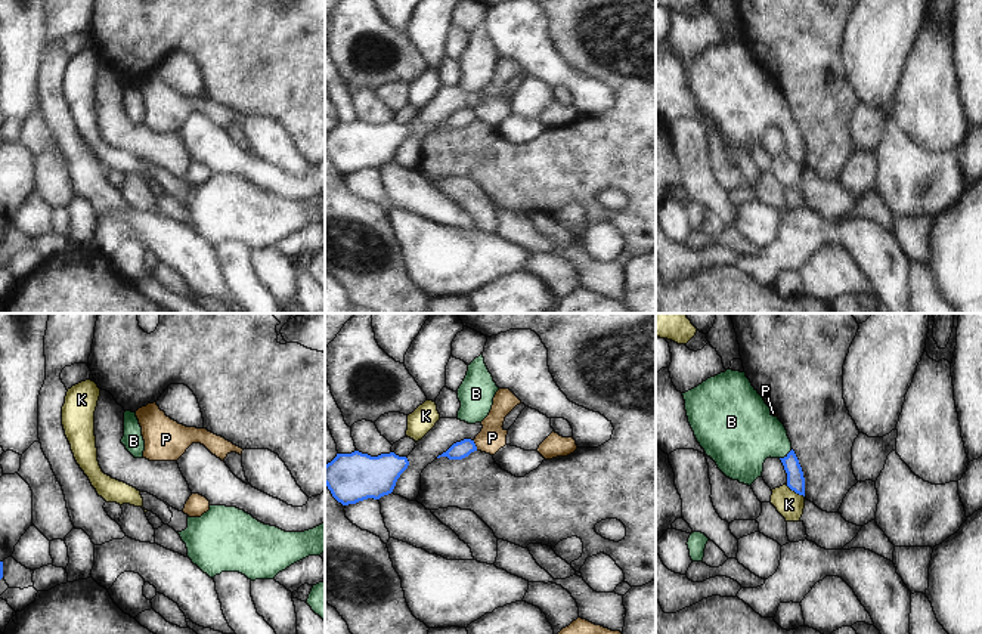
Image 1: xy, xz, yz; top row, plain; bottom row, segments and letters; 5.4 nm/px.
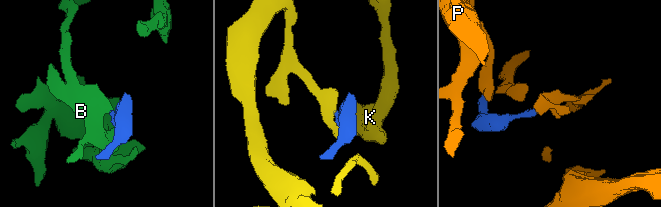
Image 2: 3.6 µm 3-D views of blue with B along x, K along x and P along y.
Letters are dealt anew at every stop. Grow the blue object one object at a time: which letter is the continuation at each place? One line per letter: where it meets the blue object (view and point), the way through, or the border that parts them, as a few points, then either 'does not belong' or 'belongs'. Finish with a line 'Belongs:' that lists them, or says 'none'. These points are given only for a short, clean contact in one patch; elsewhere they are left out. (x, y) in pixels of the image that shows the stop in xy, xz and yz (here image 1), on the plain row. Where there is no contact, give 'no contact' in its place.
B: yz (787, 123) | across yz (795, 145), (787, 123), (764, 104), (746, 104) | belongs
K: yz (795, 160) | along yz (786, 154), (804, 166) | does not belong
P: xz (474, 114) | along xz (473, 110), (477, 118) | does not belong
Belongs: B

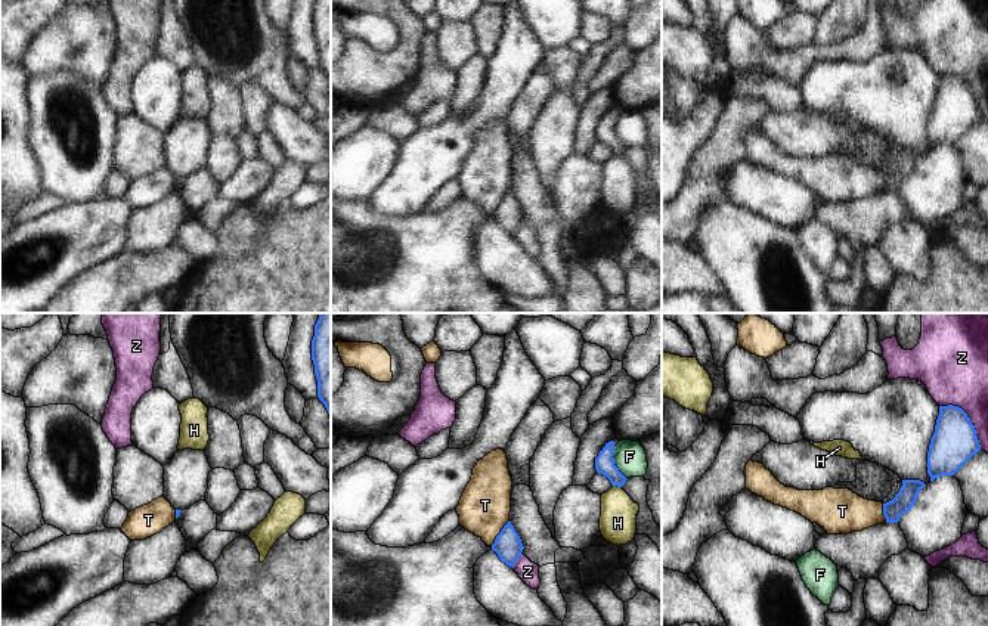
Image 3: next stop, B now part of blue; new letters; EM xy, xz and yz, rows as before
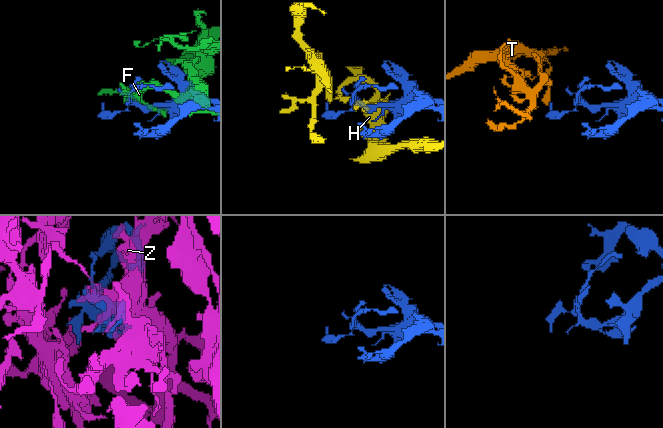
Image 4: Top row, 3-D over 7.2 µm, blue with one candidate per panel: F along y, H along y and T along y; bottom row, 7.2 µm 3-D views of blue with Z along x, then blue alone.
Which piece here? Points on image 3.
F: xz (613, 132) | does not belong
H: xz (618, 155) | does not belong
T: xz (499, 203) | along xz (508, 189), (491, 214) | does not belong
Z: yz (969, 87) | does not belong
Belongs: none

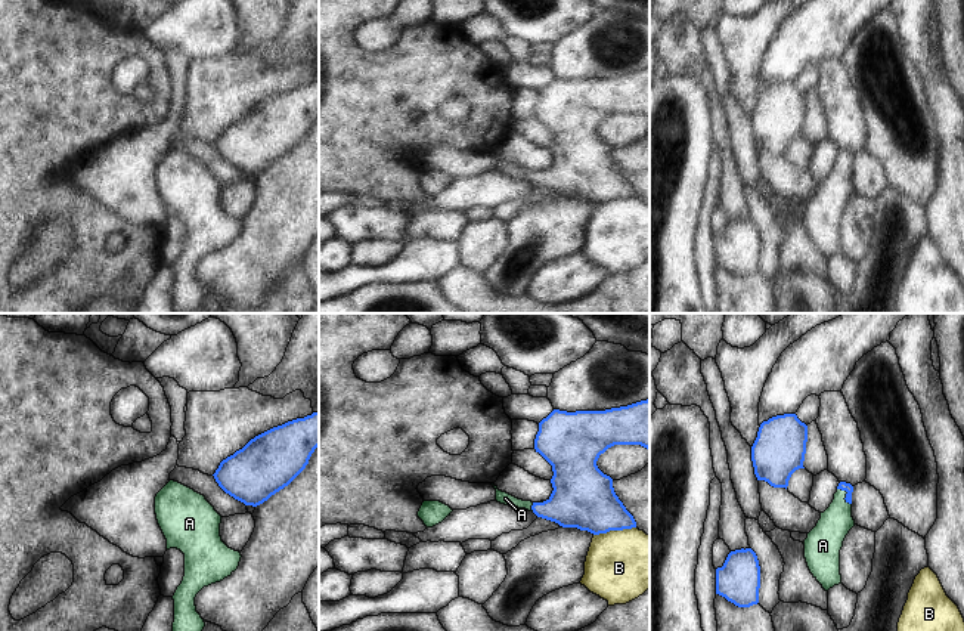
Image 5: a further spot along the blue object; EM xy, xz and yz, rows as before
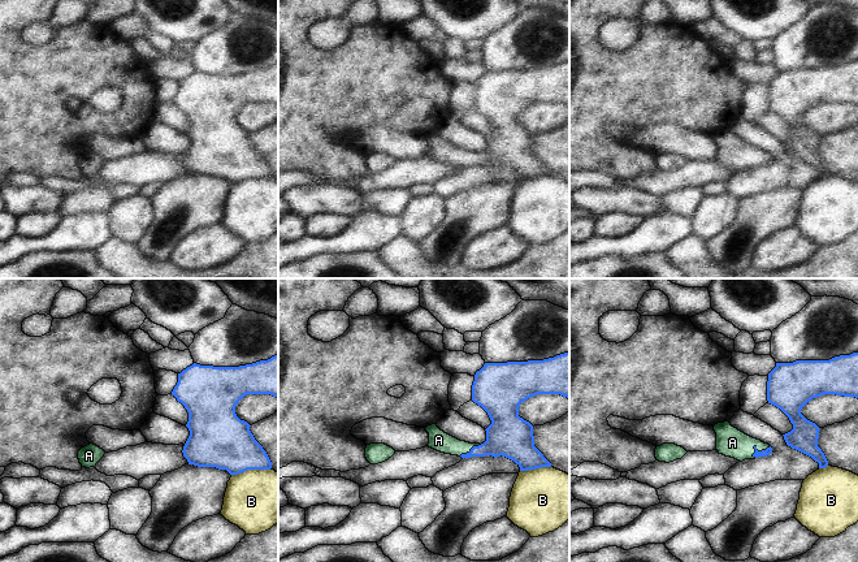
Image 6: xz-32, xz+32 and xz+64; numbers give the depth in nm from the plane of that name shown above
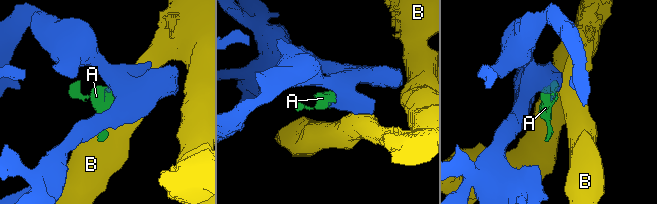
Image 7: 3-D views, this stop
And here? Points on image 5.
A: yz (846, 163) | across yz (845, 155), (846, 163), (836, 191) | belongs
B: xz (614, 198) | along xz (635, 195), (594, 204) | does not belong
Belongs: A

